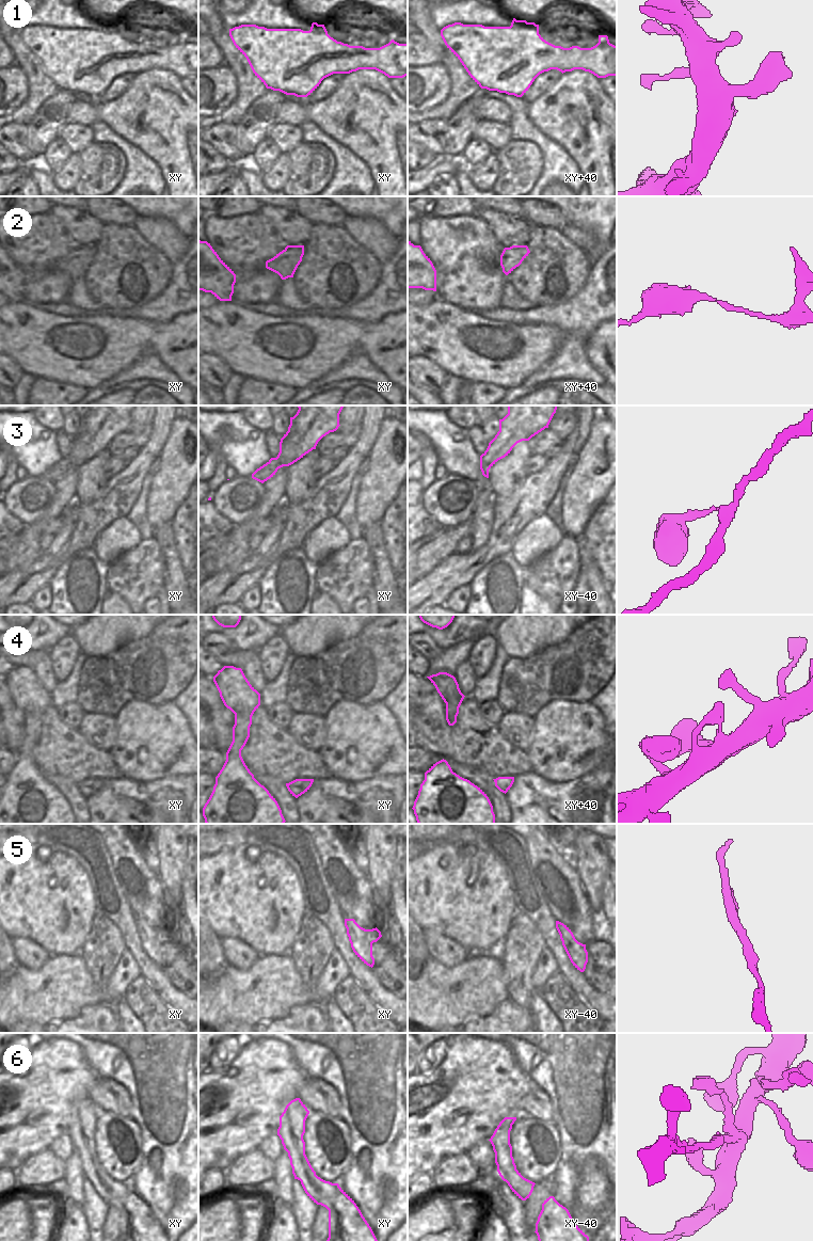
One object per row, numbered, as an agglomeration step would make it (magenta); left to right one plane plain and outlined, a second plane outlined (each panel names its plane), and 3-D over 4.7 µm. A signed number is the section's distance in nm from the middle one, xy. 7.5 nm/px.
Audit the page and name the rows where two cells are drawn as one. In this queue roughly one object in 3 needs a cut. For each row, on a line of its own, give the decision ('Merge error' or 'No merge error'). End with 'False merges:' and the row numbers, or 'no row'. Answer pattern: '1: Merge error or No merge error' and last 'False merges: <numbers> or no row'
1: No merge error
2: No merge error
3: No merge error
4: No merge error
5: No merge error
6: Merge error
False merges: 6

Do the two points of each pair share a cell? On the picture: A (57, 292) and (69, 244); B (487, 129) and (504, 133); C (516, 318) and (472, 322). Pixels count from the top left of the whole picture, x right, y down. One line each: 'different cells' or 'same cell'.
A: same cell
B: same cell
C: different cells

